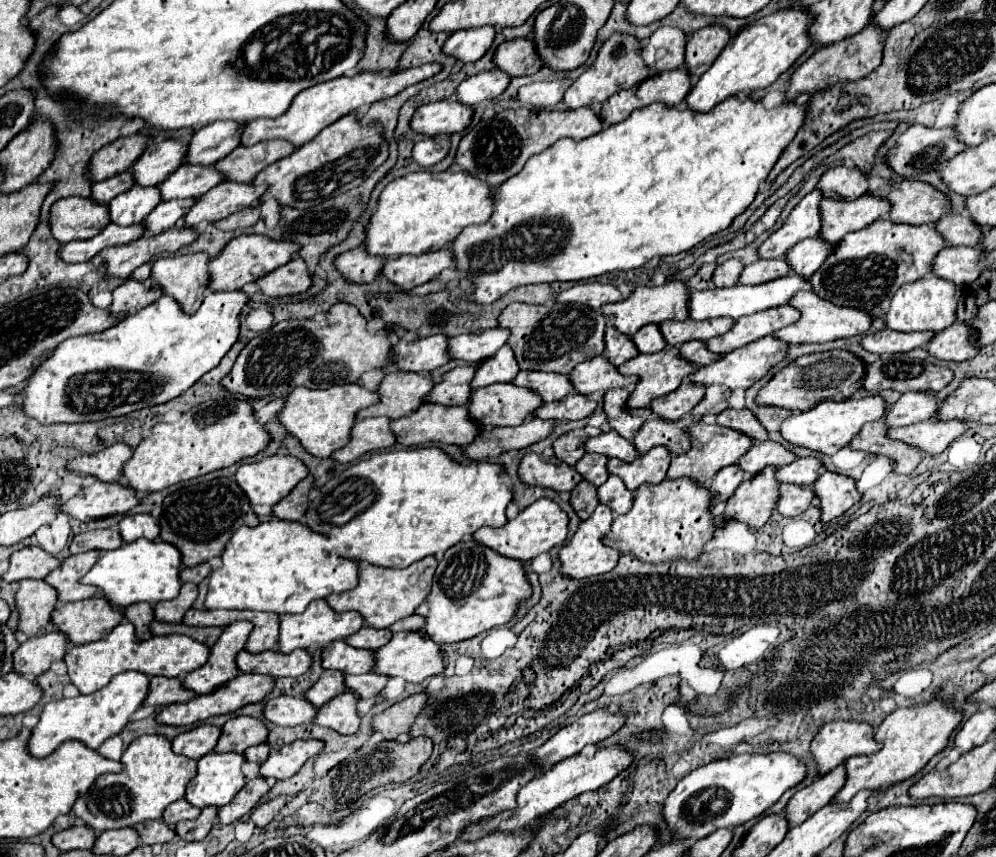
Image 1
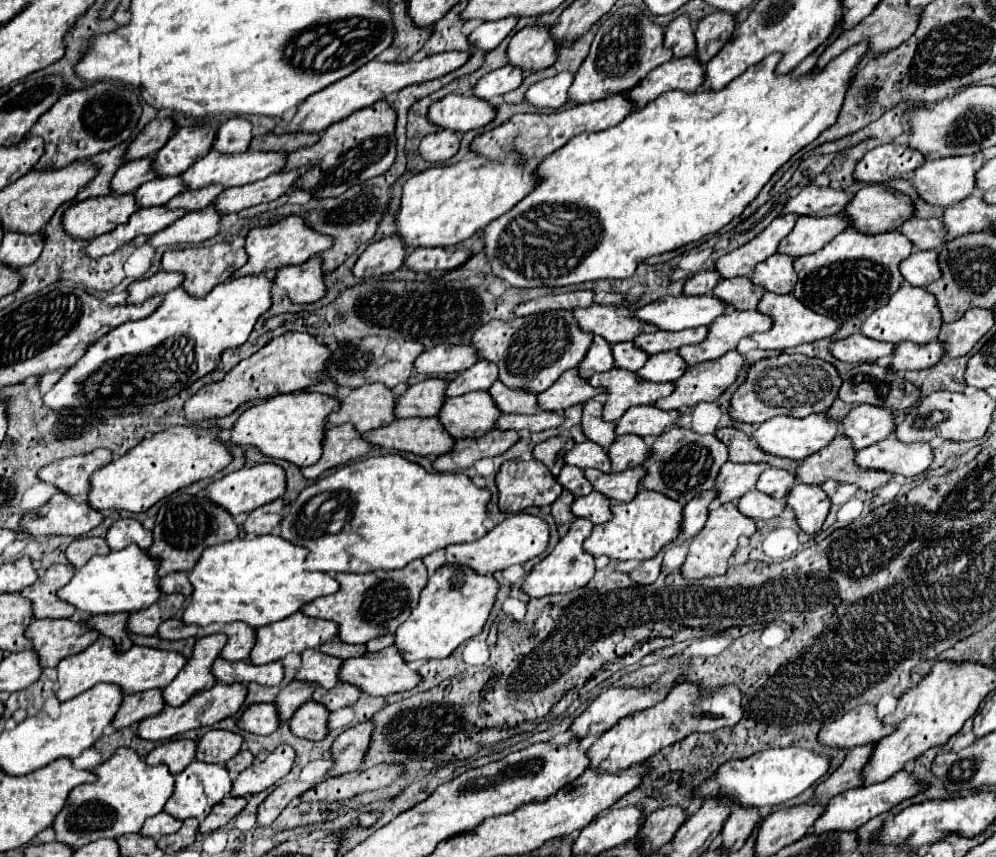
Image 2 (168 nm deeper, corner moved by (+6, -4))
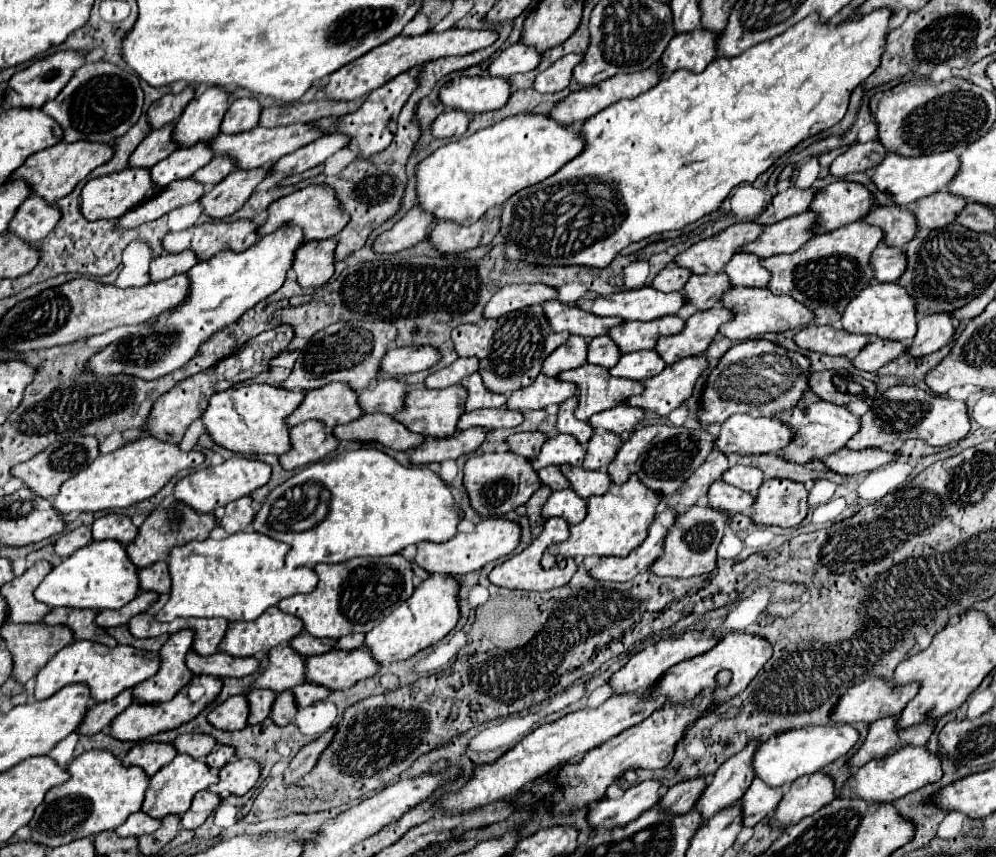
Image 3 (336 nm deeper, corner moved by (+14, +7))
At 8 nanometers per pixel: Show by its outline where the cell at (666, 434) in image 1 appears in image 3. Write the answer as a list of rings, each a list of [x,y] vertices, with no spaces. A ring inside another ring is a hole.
[[[594,433],[586,445],[586,459],[584,469],[592,471],[606,471],[608,463],[614,459],[622,439],[614,433]]]

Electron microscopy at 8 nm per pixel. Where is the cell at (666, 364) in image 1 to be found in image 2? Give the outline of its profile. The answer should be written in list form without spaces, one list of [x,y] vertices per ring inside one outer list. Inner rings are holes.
[[[612,368],[602,374],[594,374],[588,380],[592,386],[604,386],[610,394],[608,402],[604,404],[604,420],[616,422],[622,414],[640,404],[656,404],[656,400],[670,396],[674,390],[674,382],[650,382],[638,380],[636,372],[626,372],[622,368]]]

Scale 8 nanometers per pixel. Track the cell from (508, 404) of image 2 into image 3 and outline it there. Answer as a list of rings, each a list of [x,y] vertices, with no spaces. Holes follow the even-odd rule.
[[[478,373],[464,377],[460,381],[460,385],[468,391],[468,397],[466,397],[466,403],[464,403],[466,411],[474,411],[474,409],[480,409],[480,407],[504,407],[506,399],[508,399],[506,395],[496,395],[496,393],[486,391]]]

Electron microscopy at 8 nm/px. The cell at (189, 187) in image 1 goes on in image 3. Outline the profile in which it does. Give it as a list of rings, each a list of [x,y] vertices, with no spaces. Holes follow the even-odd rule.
[[[302,123],[302,125],[284,125],[278,129],[266,129],[266,127],[256,127],[250,129],[246,133],[236,133],[236,135],[226,135],[220,133],[216,139],[212,139],[212,149],[214,153],[222,153],[222,155],[230,155],[238,161],[240,169],[256,169],[262,165],[270,165],[278,159],[282,159],[284,155],[316,141],[318,137],[322,137],[324,131],[320,127],[316,127],[314,123]]]

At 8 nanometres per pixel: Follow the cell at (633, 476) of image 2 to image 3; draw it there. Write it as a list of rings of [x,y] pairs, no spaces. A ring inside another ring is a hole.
[[[560,465],[560,471],[570,481],[570,489],[578,493],[578,497],[582,499],[588,499],[592,495],[602,495],[612,487],[612,481],[604,471],[586,471],[582,467],[572,467],[572,465]]]

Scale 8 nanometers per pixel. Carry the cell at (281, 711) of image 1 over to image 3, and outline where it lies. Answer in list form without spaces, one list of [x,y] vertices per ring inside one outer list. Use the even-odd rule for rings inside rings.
[[[234,695],[226,699],[224,703],[216,705],[208,715],[208,723],[216,729],[222,731],[236,731],[246,727],[246,717],[248,717],[248,701],[246,695]]]

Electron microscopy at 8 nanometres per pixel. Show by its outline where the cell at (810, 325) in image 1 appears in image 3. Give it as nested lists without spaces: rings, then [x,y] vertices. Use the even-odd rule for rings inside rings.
[[[734,287],[730,293],[726,293],[726,297],[722,297],[722,305],[734,313],[734,319],[722,325],[720,335],[736,341],[744,341],[762,333],[784,333],[796,327],[806,327],[814,319],[814,313],[802,303],[794,301],[790,295],[774,295],[768,289]]]

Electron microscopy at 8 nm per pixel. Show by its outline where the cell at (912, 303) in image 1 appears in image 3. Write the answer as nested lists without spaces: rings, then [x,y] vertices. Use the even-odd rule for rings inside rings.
[[[876,283],[876,285],[862,289],[862,293],[858,293],[858,297],[854,297],[854,301],[850,301],[850,305],[846,305],[840,323],[842,323],[842,329],[846,329],[848,333],[874,335],[880,339],[904,341],[908,345],[916,333],[916,309],[914,309],[914,305],[916,305],[916,301],[900,285]]]

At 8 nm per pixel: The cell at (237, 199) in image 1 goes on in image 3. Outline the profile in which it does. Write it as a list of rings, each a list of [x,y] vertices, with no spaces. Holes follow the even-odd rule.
[[[328,133],[324,137],[320,137],[318,141],[304,145],[302,149],[296,149],[294,153],[282,157],[280,161],[276,161],[272,165],[272,173],[288,173],[288,175],[296,175],[302,173],[310,167],[316,167],[320,163],[324,163],[330,155],[334,155],[336,151],[344,149],[350,143],[350,137],[344,133]]]

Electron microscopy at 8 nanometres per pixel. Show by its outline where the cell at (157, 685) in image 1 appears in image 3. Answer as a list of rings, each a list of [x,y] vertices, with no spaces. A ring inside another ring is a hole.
[[[132,689],[122,691],[118,697],[104,701],[104,703],[94,703],[90,705],[90,709],[86,711],[86,717],[82,719],[82,723],[78,725],[76,733],[78,735],[96,735],[100,733],[104,727],[108,727],[112,723],[112,719],[122,713],[128,705],[132,703]]]

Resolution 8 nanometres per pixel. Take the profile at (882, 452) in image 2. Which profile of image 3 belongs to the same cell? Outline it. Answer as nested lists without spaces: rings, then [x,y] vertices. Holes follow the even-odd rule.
[[[840,449],[838,453],[832,453],[830,457],[822,459],[822,463],[838,473],[838,475],[858,475],[858,473],[868,473],[878,469],[880,465],[886,465],[894,459],[894,453],[882,451],[882,449],[862,449],[862,451],[852,451],[852,449]]]

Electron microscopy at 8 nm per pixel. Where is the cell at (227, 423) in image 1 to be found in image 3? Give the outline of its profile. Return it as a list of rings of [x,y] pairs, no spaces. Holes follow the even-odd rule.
[[[140,437],[136,439],[134,443],[128,443],[108,455],[100,455],[96,461],[92,461],[88,467],[84,467],[80,473],[76,473],[74,477],[70,477],[68,481],[62,483],[62,489],[58,491],[58,495],[54,497],[52,505],[54,505],[54,511],[58,511],[58,515],[68,515],[68,513],[84,513],[84,511],[104,511],[104,509],[124,509],[124,507],[130,507],[138,501],[144,501],[152,495],[156,495],[170,479],[172,475],[176,475],[180,469],[188,469],[188,467],[198,467],[202,465],[204,461],[204,455],[198,453],[198,451],[180,451],[178,445],[168,445],[168,443],[162,443],[154,437]]]

